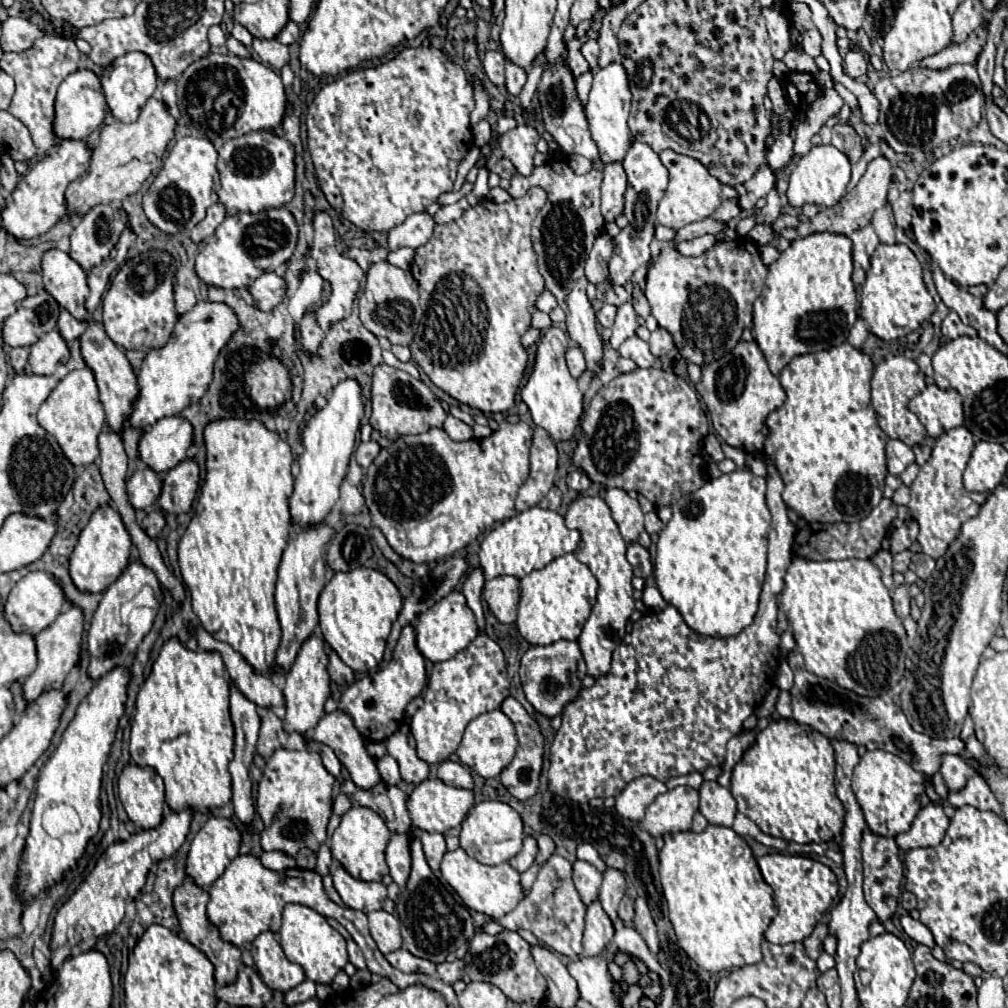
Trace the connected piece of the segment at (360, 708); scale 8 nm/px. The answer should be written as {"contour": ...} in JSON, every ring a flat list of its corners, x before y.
{"contour":[[407,625,407,627,403,627,403,631,401,631,399,643,397,643,397,647,395,647,395,651,393,651,393,659,391,659,385,667,379,667,377,671,373,671,373,673,365,675,363,679,355,681,353,685,349,685,349,687,343,691,341,699,339,699,339,711,351,715,351,719,353,719,357,731,359,731,367,741,371,741,371,743,383,743,383,741,387,741,395,731,399,731,399,727,401,727,401,723,403,723,403,717,405,717,405,707,407,707,407,703,409,703,413,697,419,697,419,695,423,693,425,685,427,685,425,659,423,659,423,655,421,655,421,653,417,651,417,647,415,647,415,631,413,631,413,627]]}

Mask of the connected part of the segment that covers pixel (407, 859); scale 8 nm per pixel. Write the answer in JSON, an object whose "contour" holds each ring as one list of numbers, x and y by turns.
{"contour":[[393,833,385,851,385,859,389,865,389,875,399,885,399,889,405,889,409,869,411,869,411,855,409,855,409,841,405,835]]}

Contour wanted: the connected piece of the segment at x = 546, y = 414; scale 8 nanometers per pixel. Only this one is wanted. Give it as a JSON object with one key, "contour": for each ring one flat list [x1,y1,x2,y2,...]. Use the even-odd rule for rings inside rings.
{"contour":[[561,329,543,331,537,347,535,369,527,385,521,389,521,399,527,403,533,423,537,427,543,427,553,441,571,439,583,413,583,393,579,391,577,381,569,375,569,369,565,365,565,351,567,351,567,335]]}

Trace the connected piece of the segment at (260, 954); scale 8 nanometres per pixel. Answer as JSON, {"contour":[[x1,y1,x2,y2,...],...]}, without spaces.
{"contour":[[261,933,253,943,255,969,271,991,287,993,305,981,305,973,297,963,291,963,273,933]]}

